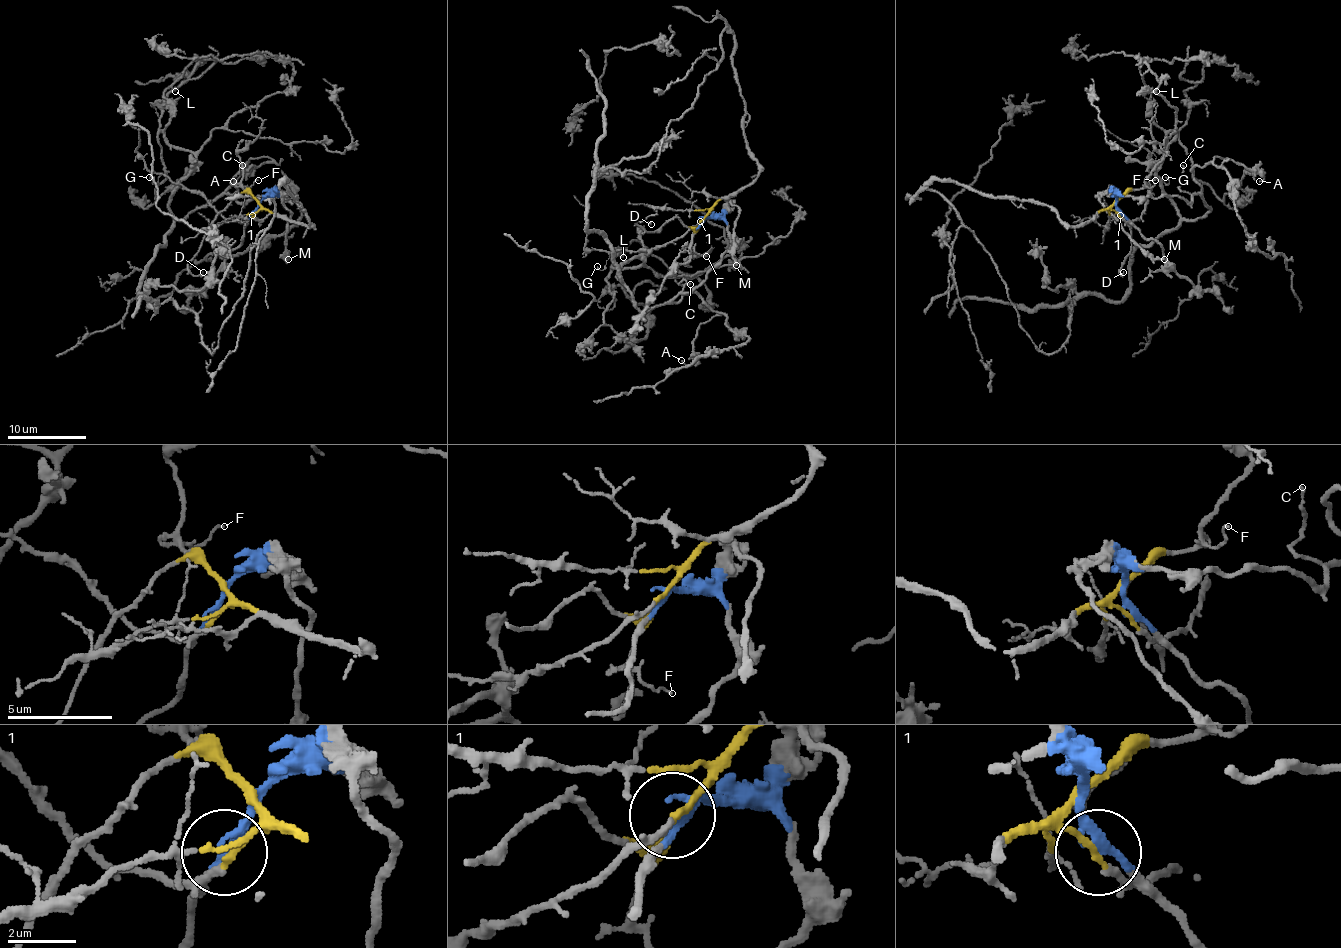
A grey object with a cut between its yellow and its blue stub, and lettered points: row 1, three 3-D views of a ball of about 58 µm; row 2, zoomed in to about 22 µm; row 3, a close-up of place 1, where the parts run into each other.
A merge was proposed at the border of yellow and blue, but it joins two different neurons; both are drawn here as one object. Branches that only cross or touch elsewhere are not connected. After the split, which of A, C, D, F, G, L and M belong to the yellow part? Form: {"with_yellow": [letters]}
{"with_yellow": ["D", "F", "G"]}

